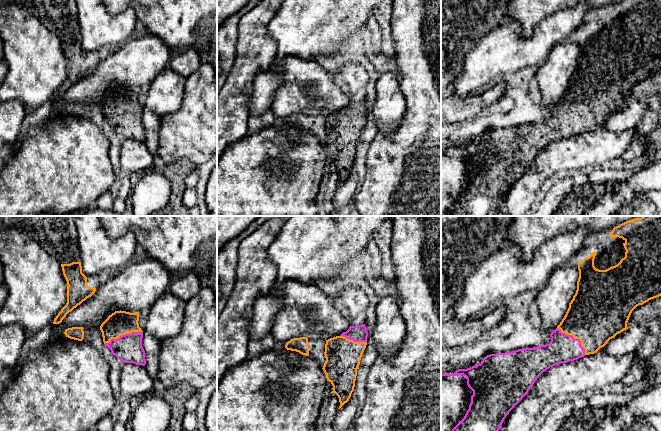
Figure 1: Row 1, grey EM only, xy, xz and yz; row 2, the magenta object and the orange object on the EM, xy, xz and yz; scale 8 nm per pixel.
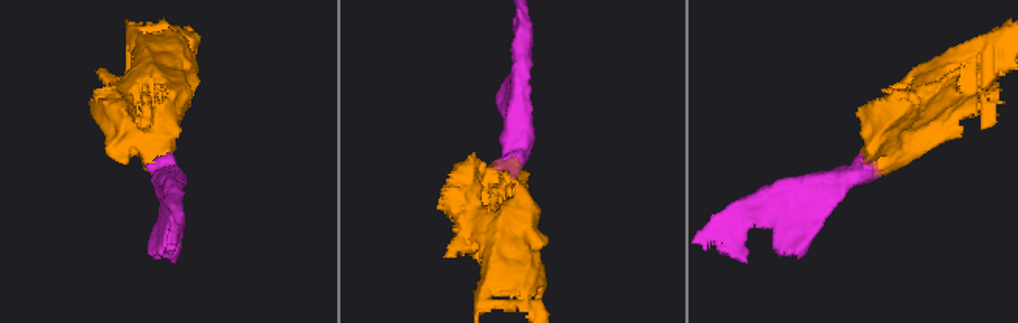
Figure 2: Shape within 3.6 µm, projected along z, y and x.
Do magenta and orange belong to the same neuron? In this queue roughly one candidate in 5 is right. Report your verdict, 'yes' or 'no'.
yes

